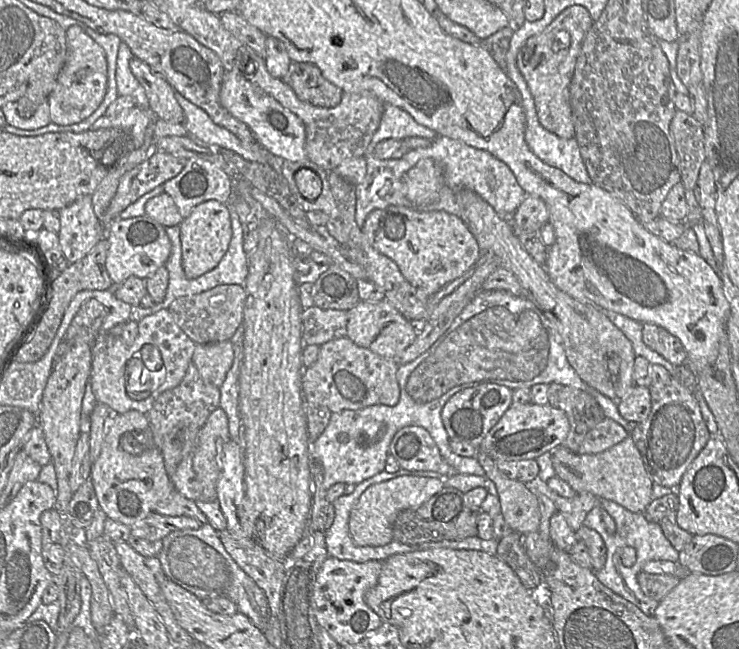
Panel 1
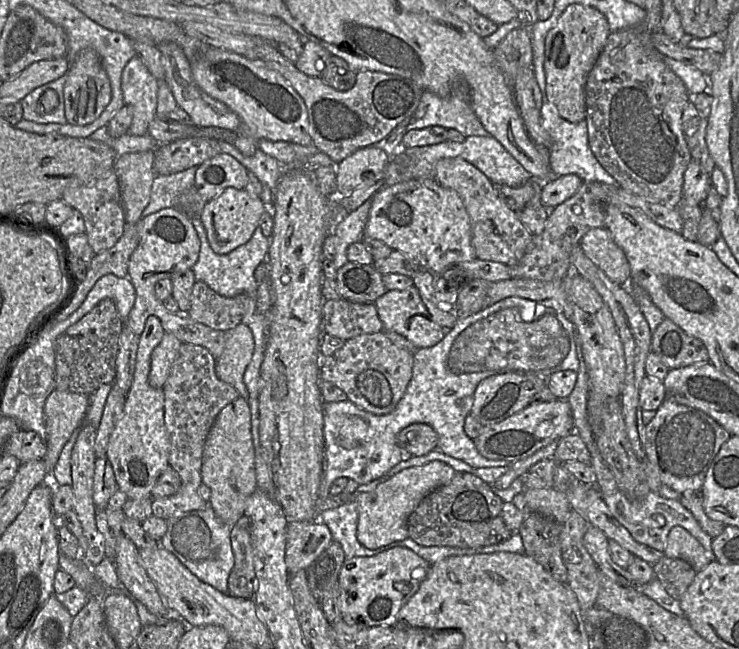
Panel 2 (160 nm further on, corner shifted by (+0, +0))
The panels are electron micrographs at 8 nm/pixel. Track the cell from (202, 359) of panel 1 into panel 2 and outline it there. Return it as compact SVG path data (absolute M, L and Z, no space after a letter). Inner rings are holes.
M242 323L224 332L225 347L222 355L216 359L216 376L232 385L240 397L248 400L249 393L244 383L244 373L255 348L252 332Z

